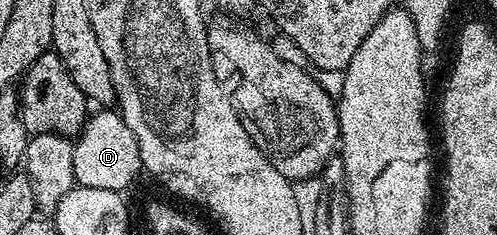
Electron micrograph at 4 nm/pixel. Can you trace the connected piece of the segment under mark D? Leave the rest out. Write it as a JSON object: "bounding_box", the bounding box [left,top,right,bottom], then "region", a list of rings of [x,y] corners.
{"bounding_box":[73,107,143,192],"region":[[[108,107],[94,112],[73,142],[75,182],[86,187],[125,192],[143,170],[136,135],[125,123],[121,112]]]}

